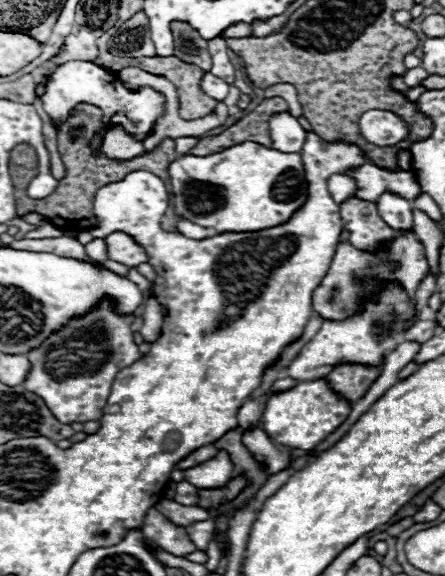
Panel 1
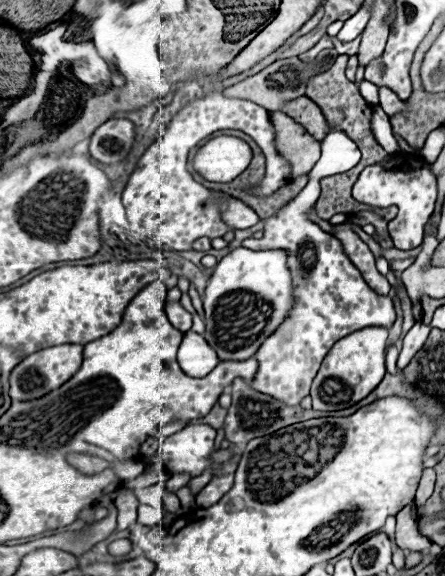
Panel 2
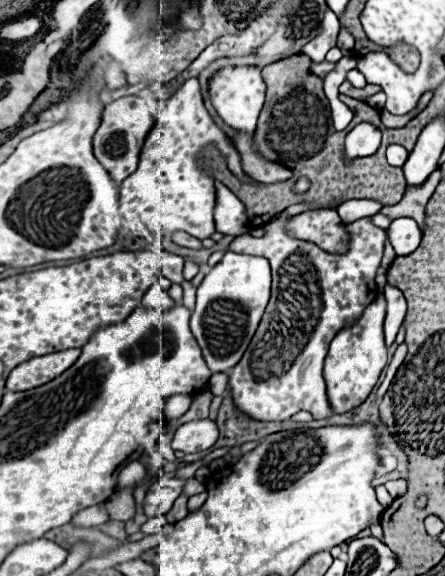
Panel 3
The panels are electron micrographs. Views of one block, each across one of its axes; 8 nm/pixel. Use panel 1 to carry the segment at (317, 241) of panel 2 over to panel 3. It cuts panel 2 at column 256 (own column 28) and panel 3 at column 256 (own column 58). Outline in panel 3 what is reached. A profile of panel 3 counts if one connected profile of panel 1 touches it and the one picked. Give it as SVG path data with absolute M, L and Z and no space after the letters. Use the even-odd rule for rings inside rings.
M360 218L356 222L346 224L346 232L348 232L346 254L330 254L312 242L294 240L286 236L282 222L278 220L270 220L266 224L266 230L268 234L264 238L256 238L249 233L240 234L230 244L232 252L256 254L268 258L272 268L272 296L242 360L228 370L228 390L232 394L236 408L240 408L240 412L248 412L252 420L282 422L302 410L310 412L314 420L324 420L334 414L326 396L326 382L322 376L328 344L332 342L332 338L340 328L354 322L356 316L360 318L364 308L376 300L374 276L376 270L380 268L386 230L374 226L370 218Z

